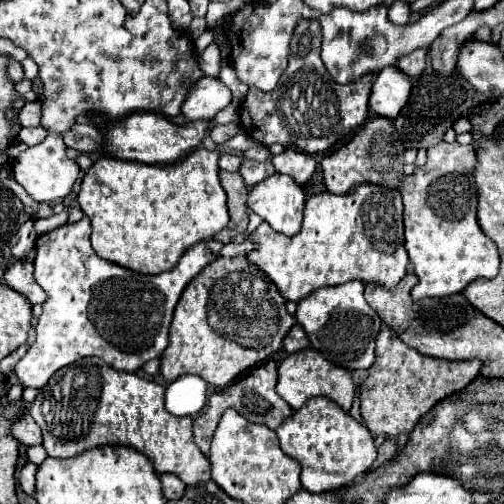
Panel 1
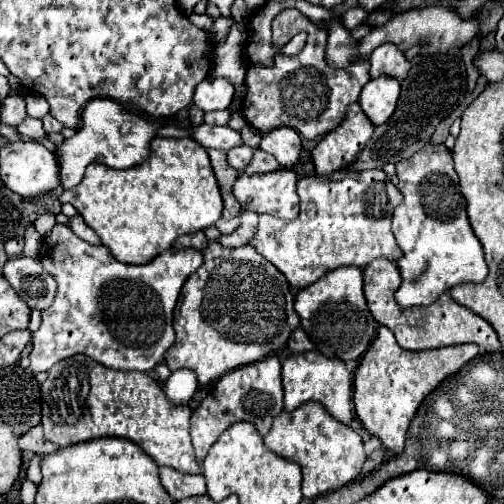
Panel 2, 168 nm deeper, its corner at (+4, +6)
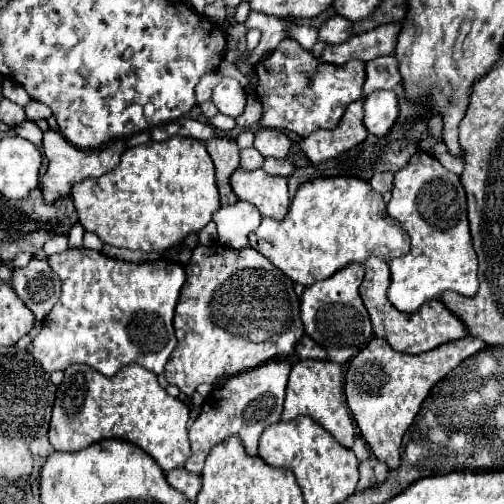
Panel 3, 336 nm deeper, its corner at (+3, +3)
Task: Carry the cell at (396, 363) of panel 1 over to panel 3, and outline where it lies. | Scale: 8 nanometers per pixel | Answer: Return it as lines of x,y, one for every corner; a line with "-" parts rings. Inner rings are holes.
374,337
352,361
346,369
346,403
358,423
362,437
366,439
368,447
376,455
378,461
386,463
390,469
400,465
400,445
402,435
412,425
418,409
430,389
444,379
454,367
458,367
464,359
472,357
474,353
482,351
486,345
476,337
458,339
452,343
444,343
428,353
420,355
406,355
394,351
386,339
-
380,371
384,379
380,381

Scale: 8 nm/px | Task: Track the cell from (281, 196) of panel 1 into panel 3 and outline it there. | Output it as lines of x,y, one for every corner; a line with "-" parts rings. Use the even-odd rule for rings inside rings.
236,169
232,173
230,185
236,197
252,203
262,213
262,217
282,221
288,215
290,197
286,177
272,177
262,169
256,171

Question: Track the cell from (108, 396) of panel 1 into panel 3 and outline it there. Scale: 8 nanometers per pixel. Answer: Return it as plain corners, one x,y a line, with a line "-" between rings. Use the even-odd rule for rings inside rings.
70,365
68,369
64,369
64,379
56,391
56,403
52,409
48,439
52,441
56,451
80,451
104,437
124,439
146,451
162,467
162,471
172,471
176,467
184,467
186,459
192,453
186,423
188,423
188,407
180,399
168,395
166,389
160,387
152,371
144,371
142,367
132,365
124,367
124,371
118,371
110,379
96,373
90,365

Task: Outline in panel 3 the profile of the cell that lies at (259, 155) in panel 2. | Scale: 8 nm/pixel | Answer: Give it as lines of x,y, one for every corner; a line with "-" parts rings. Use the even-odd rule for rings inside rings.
266,157
262,169
270,175
282,175
282,177
288,177
294,171
294,167
286,159
274,159
274,157

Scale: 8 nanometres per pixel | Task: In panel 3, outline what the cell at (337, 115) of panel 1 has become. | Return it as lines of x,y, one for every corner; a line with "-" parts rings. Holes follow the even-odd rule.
284,39
270,55
256,65
256,95
262,103
260,125
268,129
292,131
300,137
316,129
332,129
342,119
346,107
362,97
364,61
352,59
344,65
332,65
316,59
294,39

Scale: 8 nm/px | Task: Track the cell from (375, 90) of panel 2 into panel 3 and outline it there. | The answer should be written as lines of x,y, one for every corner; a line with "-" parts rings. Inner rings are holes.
374,91
364,99
364,125
372,135
390,131
398,117
398,97
394,91

